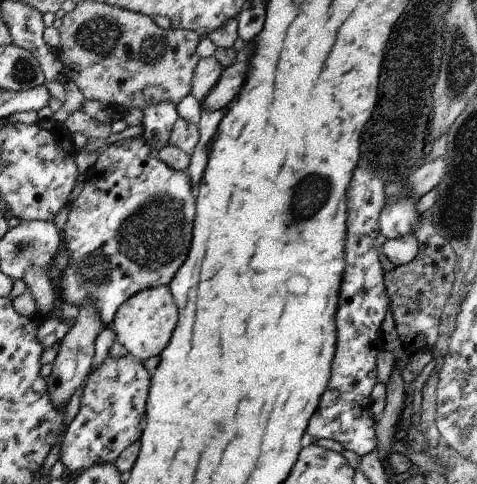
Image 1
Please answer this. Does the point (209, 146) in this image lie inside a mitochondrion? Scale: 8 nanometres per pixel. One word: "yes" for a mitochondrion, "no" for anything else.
no

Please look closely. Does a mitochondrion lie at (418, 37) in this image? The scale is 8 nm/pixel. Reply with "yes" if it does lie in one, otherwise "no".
yes

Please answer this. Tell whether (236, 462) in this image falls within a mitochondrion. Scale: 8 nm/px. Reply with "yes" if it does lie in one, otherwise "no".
no

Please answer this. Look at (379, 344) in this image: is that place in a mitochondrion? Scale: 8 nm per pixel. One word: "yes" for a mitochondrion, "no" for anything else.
no

